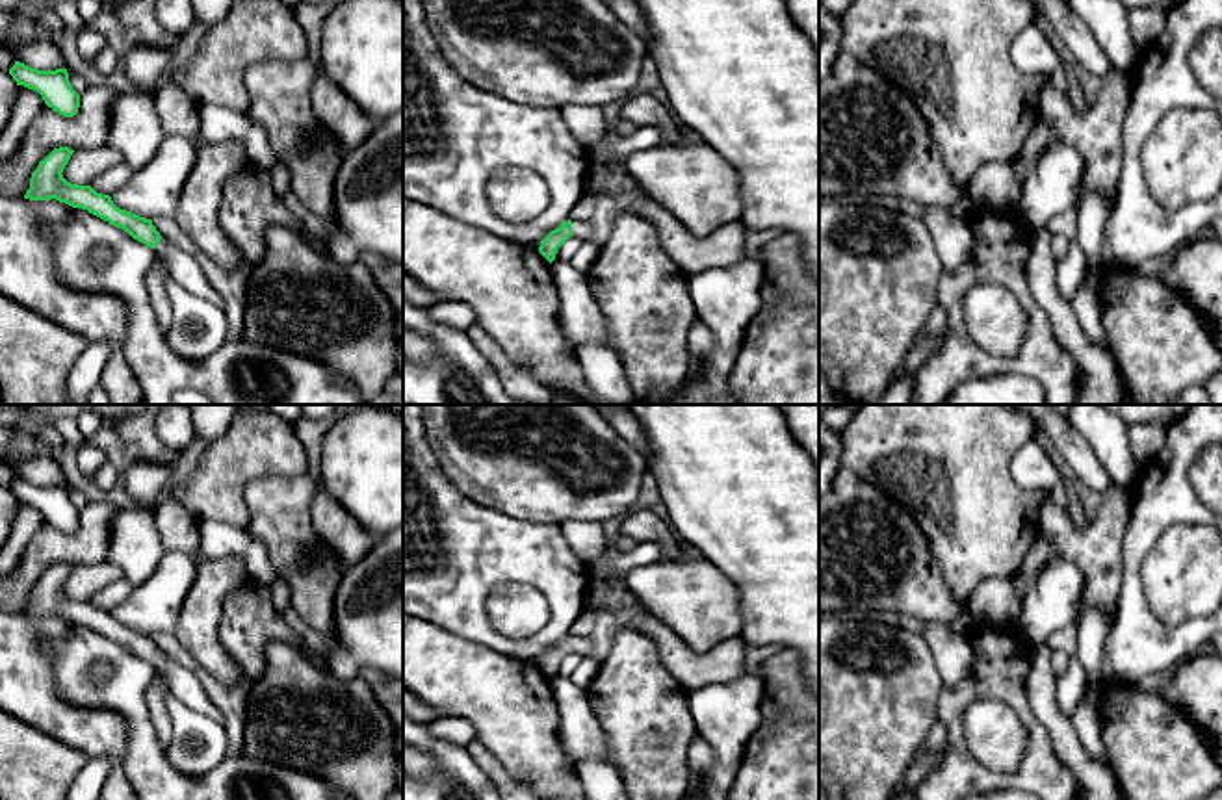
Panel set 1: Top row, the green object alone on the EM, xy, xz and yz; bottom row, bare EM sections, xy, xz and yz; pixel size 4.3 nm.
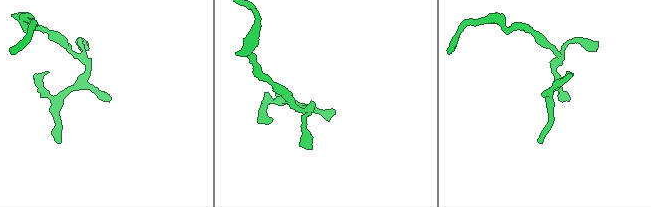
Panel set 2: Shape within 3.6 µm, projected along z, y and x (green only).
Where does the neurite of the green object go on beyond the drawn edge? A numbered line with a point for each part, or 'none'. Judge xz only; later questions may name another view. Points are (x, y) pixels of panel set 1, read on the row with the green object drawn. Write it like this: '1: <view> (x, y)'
1: xz (582, 231)

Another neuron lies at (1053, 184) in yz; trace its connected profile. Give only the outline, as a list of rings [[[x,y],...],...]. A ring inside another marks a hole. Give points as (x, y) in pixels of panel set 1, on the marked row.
[[[1070,143],[1049,145],[1021,184],[1018,210],[1036,228],[1073,208],[1081,197],[1083,156]]]

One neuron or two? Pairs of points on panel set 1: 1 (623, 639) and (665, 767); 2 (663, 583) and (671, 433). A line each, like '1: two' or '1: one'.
1: one
2: two

